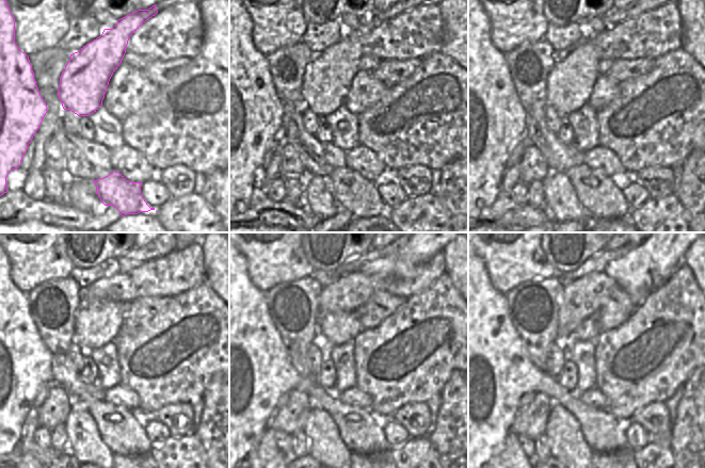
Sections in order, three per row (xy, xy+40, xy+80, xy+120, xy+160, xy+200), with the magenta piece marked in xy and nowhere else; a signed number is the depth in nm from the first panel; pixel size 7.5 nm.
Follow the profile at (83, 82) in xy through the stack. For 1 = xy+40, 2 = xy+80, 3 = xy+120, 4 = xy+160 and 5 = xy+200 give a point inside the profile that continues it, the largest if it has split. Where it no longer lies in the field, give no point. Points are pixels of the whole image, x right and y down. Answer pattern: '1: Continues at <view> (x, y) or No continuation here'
1: Continues at xy+40 (326, 80)
2: Continues at xy+80 (570, 84)
3: Continues at xy+120 (97, 323)
4: Continues at xy+160 (335, 328)
5: Continues at xy+200 (589, 329).

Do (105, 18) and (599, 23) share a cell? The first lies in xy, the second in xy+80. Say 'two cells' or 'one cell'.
one cell

